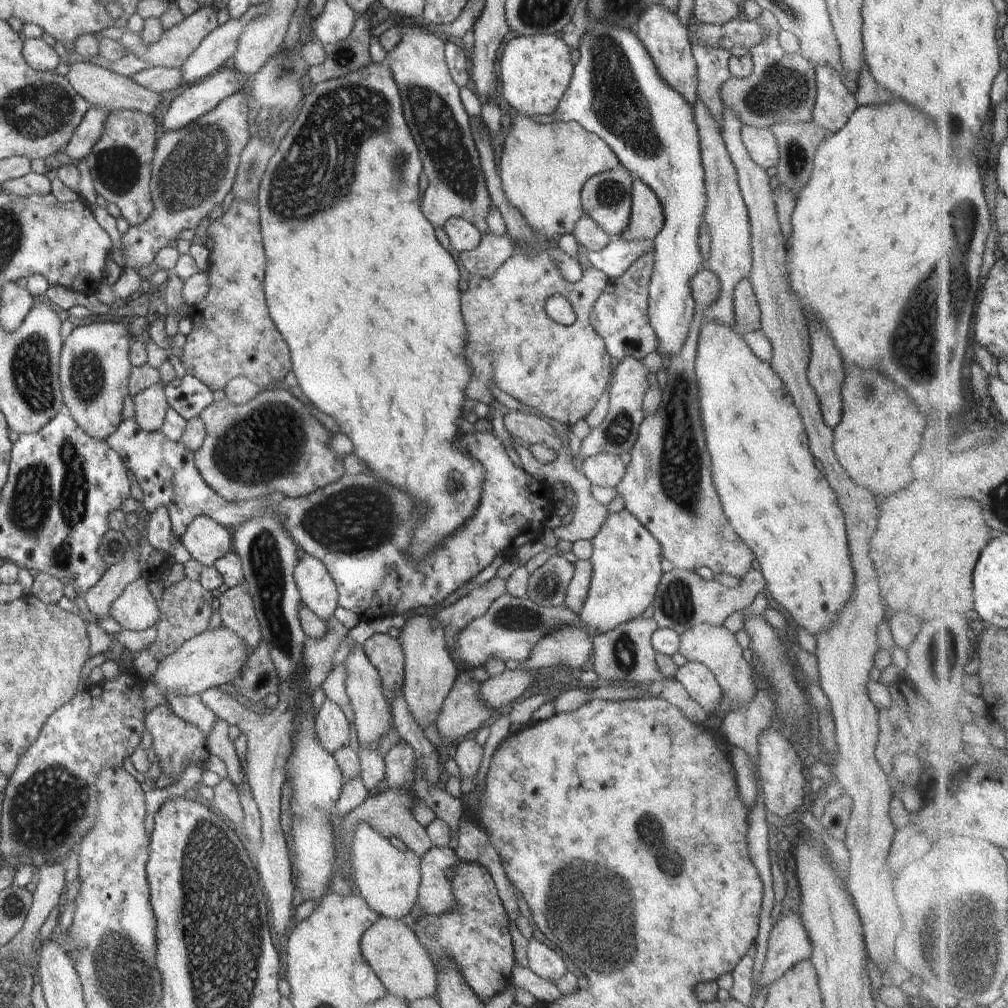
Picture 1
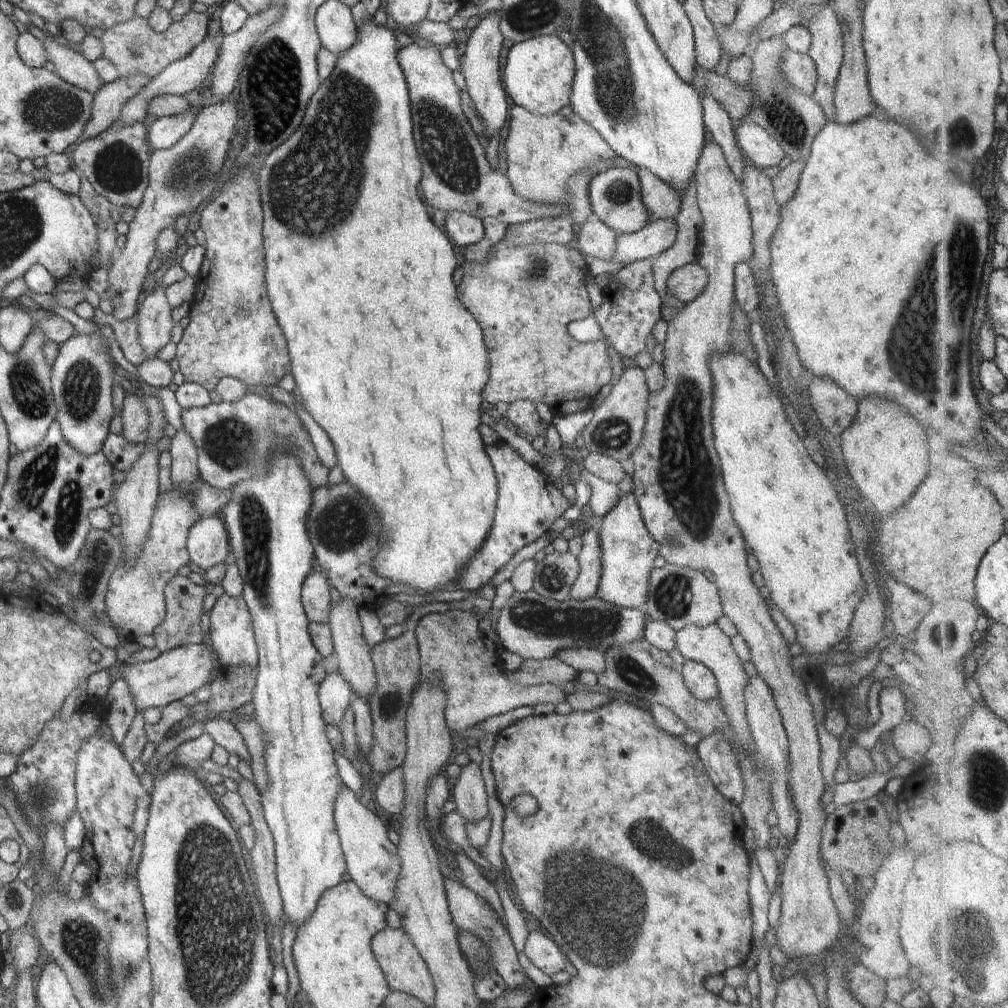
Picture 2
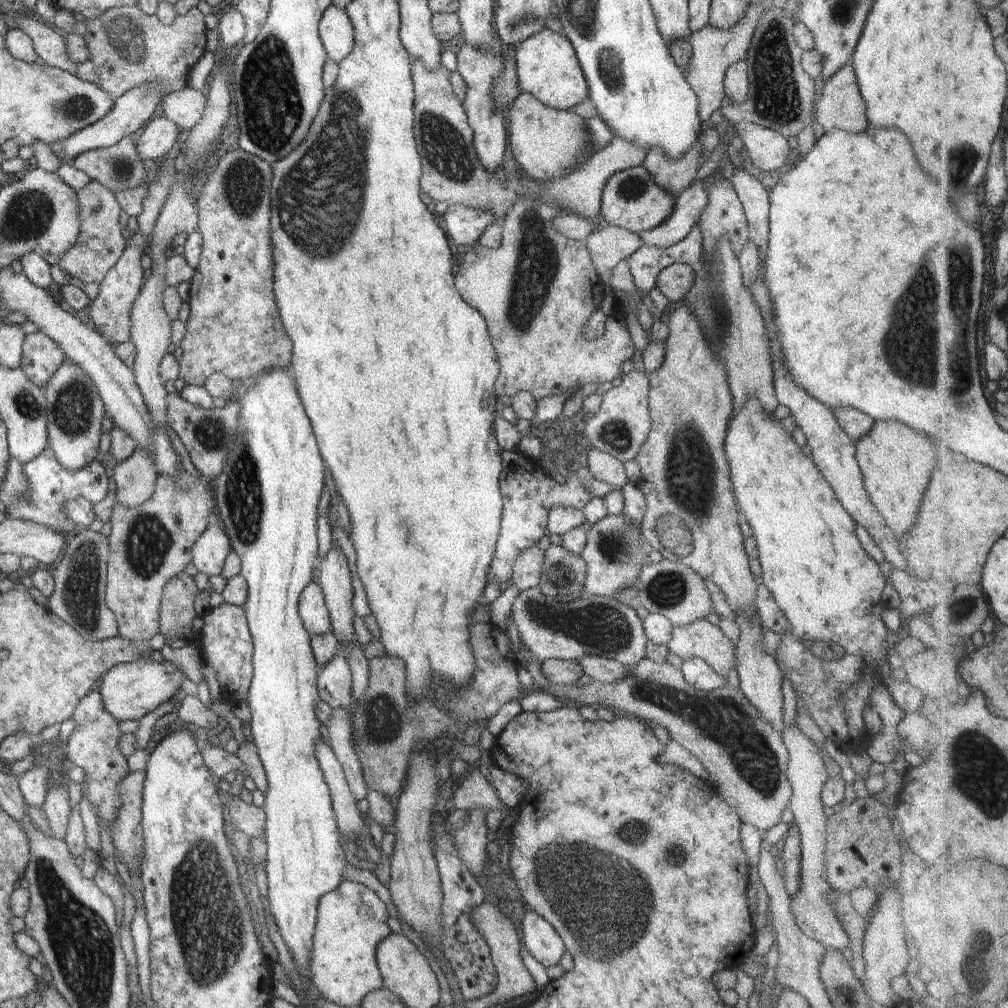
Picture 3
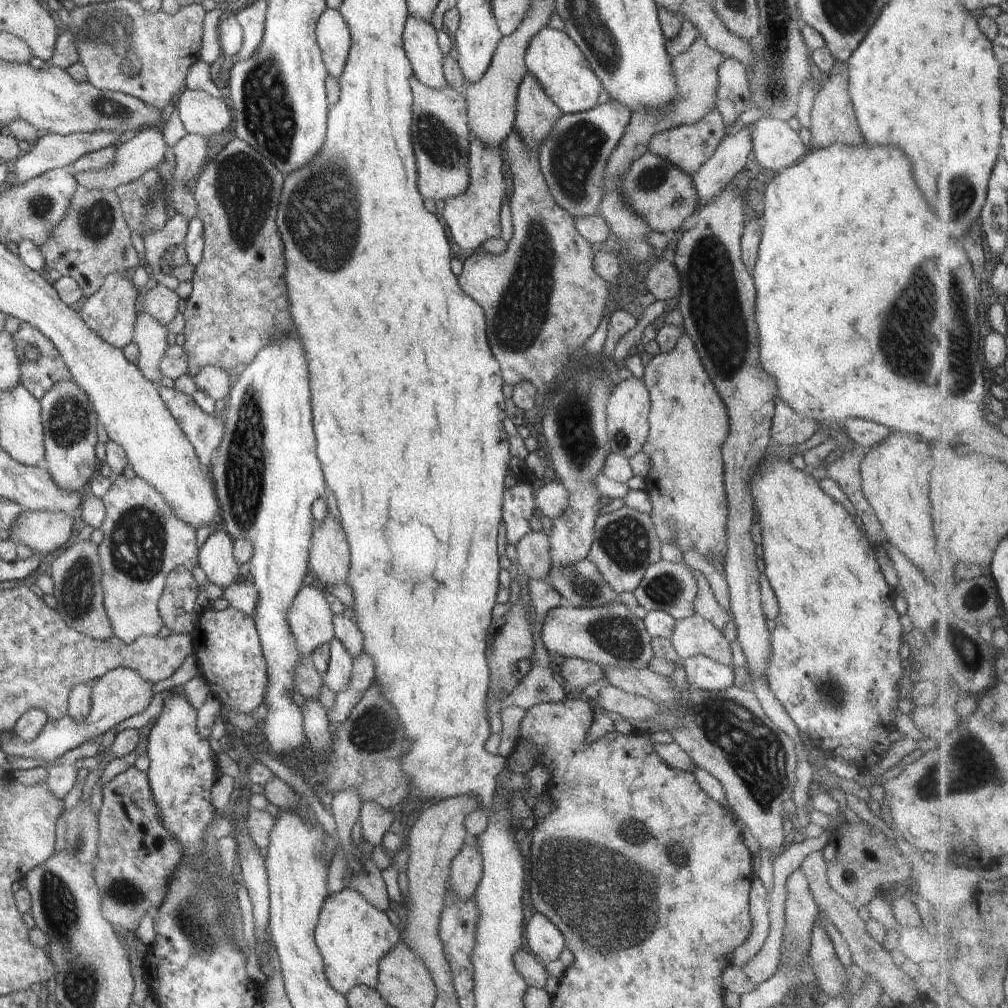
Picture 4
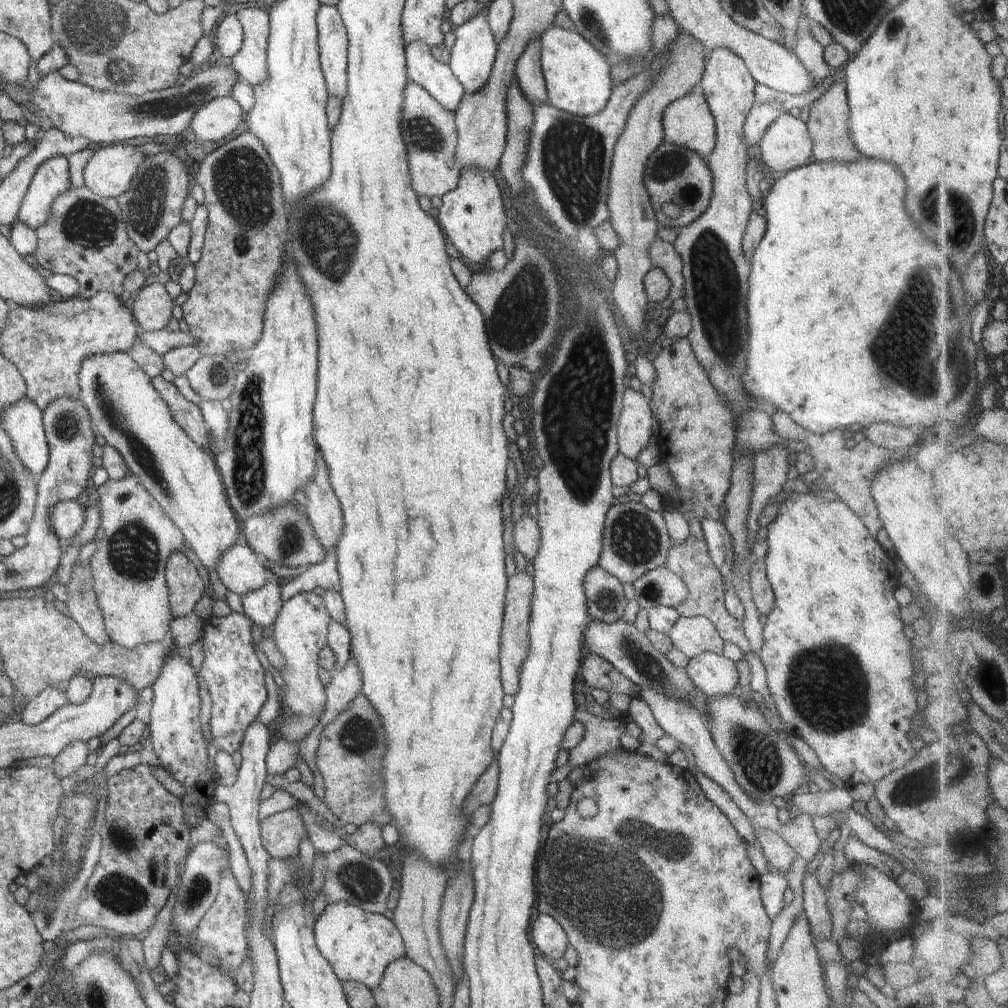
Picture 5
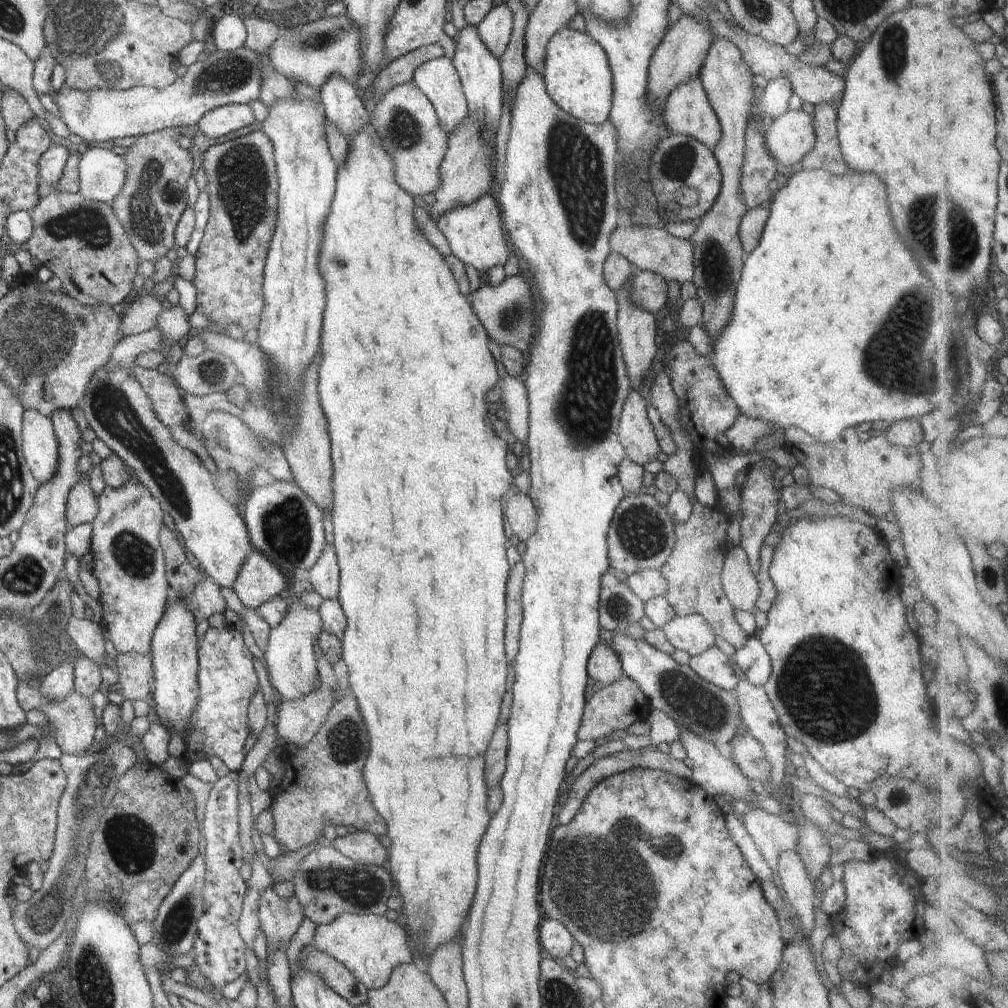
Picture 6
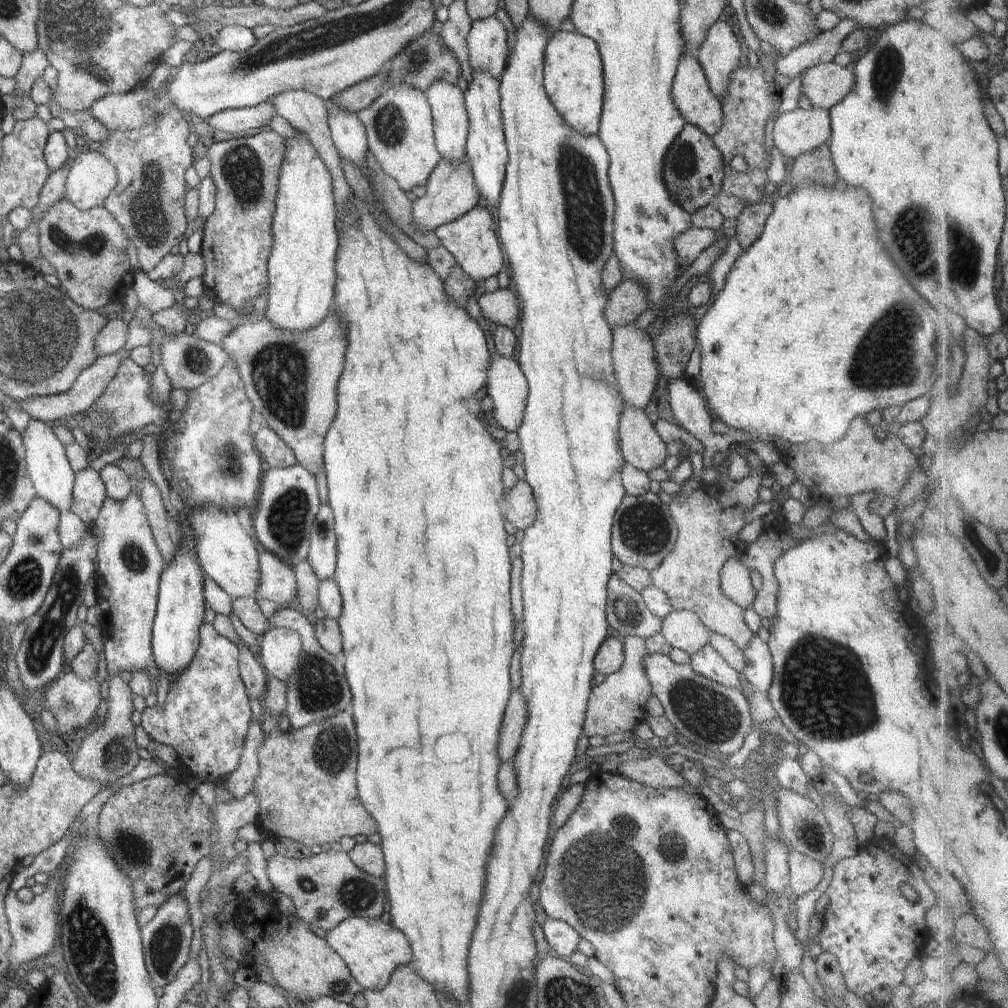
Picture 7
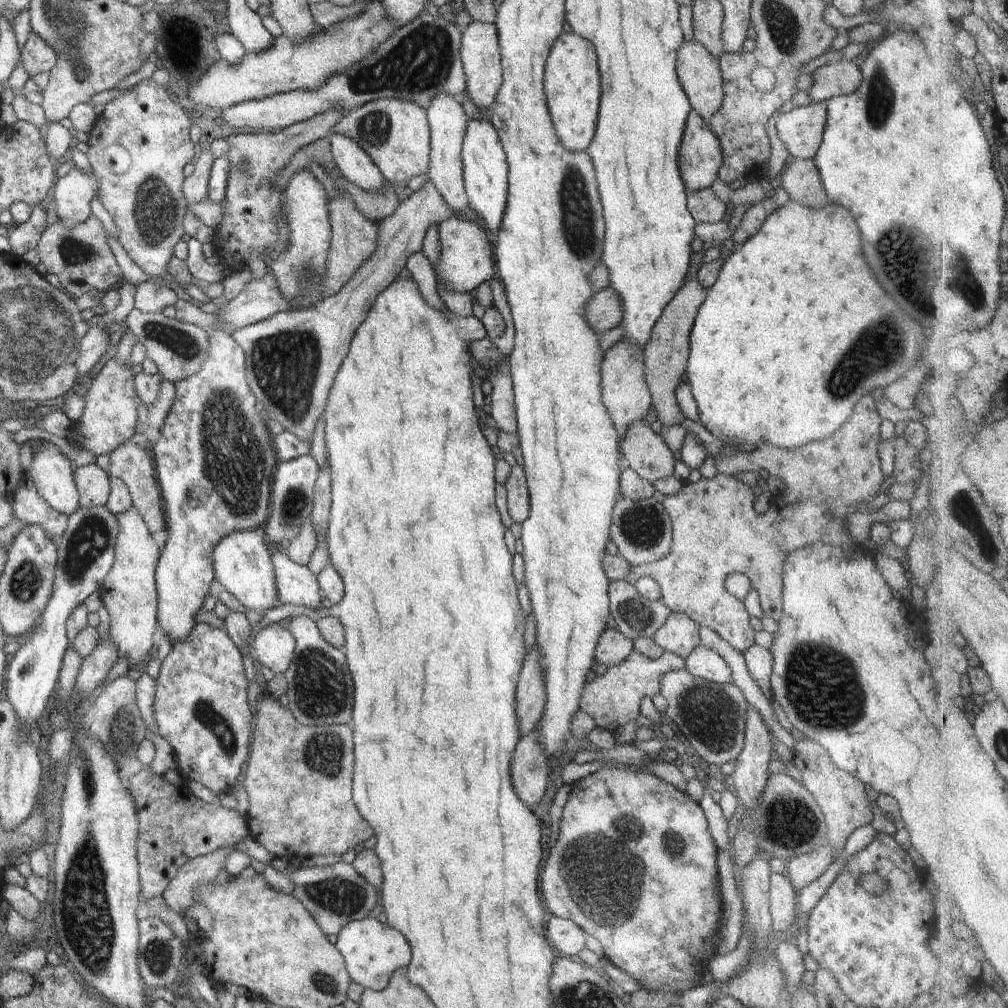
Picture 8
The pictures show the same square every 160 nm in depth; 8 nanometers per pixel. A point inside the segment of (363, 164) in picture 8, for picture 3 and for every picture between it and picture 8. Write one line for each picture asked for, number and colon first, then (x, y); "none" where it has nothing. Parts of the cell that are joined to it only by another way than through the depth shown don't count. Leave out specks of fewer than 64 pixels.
3: (335, 32)
4: (333, 36)
5: (332, 40)
6: (343, 106)
7: (348, 134)

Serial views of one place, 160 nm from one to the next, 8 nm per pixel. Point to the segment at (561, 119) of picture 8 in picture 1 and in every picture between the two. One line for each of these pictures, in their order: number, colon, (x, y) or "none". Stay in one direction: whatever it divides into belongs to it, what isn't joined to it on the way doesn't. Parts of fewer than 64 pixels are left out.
1: (536, 70)
2: (539, 72)
3: (547, 67)
4: (552, 58)
5: (577, 77)
6: (578, 78)
7: (573, 79)

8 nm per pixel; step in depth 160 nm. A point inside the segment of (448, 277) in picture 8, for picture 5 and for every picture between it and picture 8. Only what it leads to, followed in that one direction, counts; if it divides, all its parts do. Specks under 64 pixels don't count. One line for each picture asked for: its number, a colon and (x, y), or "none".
5: (472, 216)
6: (474, 232)
7: (472, 239)

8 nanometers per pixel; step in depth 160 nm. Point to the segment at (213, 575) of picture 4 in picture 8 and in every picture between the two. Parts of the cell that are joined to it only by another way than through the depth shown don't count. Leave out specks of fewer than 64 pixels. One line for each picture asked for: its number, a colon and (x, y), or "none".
5: (239, 569)
6: (259, 579)
7: (278, 582)
8: (295, 584)

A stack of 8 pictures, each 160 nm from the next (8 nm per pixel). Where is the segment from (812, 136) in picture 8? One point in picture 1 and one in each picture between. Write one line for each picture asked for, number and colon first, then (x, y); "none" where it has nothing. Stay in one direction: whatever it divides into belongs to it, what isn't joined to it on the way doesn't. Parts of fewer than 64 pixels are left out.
1: (761, 144)
2: (760, 149)
3: (767, 150)
4: (776, 145)
5: (787, 145)
6: (790, 137)
7: (800, 131)

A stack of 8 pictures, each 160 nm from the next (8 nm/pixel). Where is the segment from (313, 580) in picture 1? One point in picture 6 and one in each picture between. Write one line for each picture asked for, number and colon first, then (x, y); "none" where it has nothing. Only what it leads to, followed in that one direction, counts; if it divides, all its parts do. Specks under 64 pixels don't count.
2: (315, 593)
3: (312, 609)
4: (310, 620)
5: (300, 630)
6: (291, 662)

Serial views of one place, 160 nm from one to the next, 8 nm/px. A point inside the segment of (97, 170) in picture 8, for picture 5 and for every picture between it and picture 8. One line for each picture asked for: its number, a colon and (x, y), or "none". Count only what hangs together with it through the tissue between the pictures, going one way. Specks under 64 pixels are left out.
5: (151, 206)
6: (153, 198)
7: (149, 200)

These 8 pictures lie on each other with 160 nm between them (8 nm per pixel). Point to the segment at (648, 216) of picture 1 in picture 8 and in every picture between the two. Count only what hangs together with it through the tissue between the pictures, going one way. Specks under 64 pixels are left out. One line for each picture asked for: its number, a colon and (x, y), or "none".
2: (662, 202)
3: (676, 176)
4: (688, 147)
5: (687, 121)
6: (687, 111)
7: (694, 100)
8: (698, 71)

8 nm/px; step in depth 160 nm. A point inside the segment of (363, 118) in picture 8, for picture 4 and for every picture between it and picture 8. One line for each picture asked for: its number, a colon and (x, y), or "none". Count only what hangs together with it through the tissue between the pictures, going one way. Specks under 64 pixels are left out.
4: (440, 134)
5: (429, 131)
6: (405, 121)
7: (399, 125)

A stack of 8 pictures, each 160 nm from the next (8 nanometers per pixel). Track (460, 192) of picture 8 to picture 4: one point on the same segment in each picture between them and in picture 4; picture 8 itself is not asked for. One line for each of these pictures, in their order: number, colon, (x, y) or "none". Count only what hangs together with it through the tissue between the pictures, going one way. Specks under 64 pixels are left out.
4: (420, 42)
5: (437, 79)
6: (438, 79)
7: (451, 123)

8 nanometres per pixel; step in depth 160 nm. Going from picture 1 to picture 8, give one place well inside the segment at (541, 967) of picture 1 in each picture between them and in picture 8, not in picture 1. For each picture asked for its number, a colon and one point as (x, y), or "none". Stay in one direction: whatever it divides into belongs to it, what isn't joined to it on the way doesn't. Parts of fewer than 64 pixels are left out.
2: (543, 952)
3: (543, 942)
4: (546, 941)
5: (551, 941)
6: (555, 939)
7: (562, 938)
8: (566, 935)

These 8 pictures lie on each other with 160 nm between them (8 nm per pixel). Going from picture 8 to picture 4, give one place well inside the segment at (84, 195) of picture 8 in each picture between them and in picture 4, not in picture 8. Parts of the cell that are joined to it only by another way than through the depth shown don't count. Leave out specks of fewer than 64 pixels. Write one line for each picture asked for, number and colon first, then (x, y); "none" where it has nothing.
4: (141, 152)
5: (108, 173)
6: (102, 173)
7: (92, 176)

